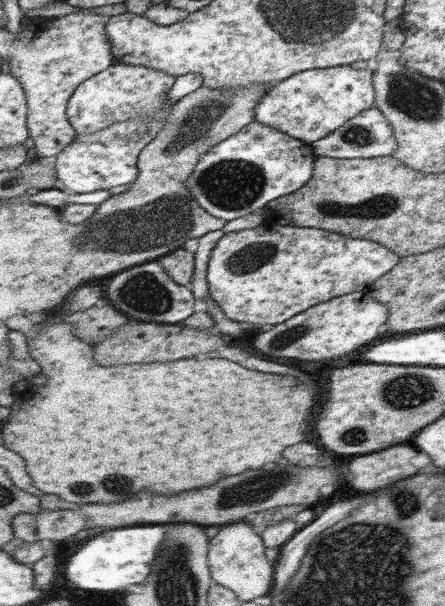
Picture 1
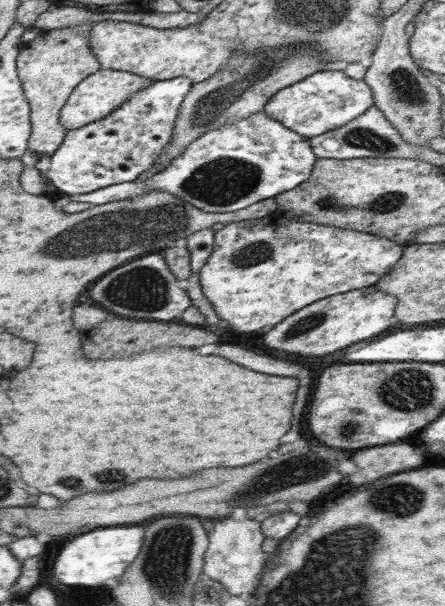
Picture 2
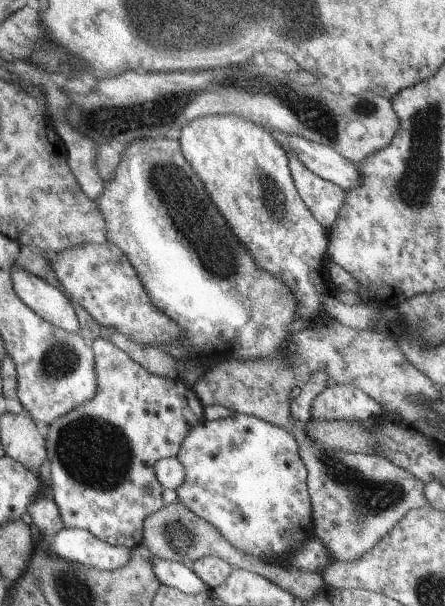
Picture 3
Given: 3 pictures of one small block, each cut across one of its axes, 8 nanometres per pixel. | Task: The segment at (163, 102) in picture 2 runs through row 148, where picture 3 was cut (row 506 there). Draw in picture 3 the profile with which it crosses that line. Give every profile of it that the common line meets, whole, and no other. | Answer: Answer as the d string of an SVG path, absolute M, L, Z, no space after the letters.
M98 337L91 343L97 357L98 384L103 384L103 392L50 424L46 437L50 493L62 512L65 528L88 530L101 542L132 549L141 544L142 530L149 516L165 506L155 464L158 460L177 456L182 440L202 422L204 412L194 389L181 379L149 374L108 340Z

